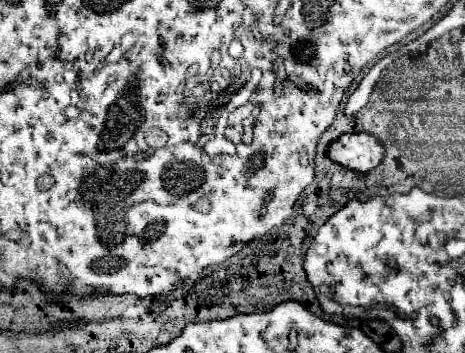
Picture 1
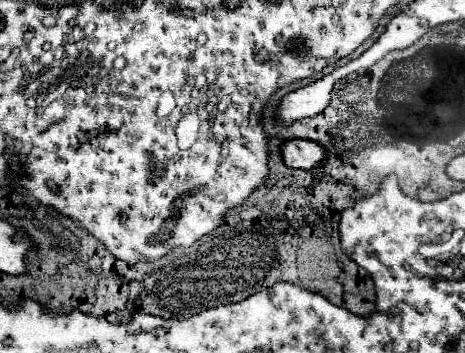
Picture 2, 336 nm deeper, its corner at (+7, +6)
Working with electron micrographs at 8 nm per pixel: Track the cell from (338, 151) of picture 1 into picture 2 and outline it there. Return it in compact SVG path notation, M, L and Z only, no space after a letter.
M307 139L287 141L281 149L283 149L285 165L293 169L305 169L305 171L315 169L329 157L327 149L321 143L307 141Z

